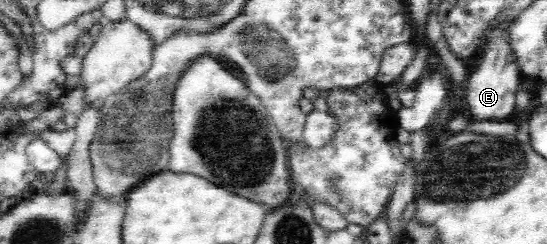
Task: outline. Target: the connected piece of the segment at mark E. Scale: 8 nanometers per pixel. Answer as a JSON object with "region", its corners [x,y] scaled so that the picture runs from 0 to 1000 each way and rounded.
{"region":[[[936,90],[903,111],[901,127],[890,139],[879,262],[870,291],[856,307],[856,332],[848,340],[852,422],[863,496],[918,500],[940,471],[943,373],[958,311],[941,254],[941,230],[934,221],[932,193],[927,189],[927,160],[920,152],[920,131],[931,94]]]}

